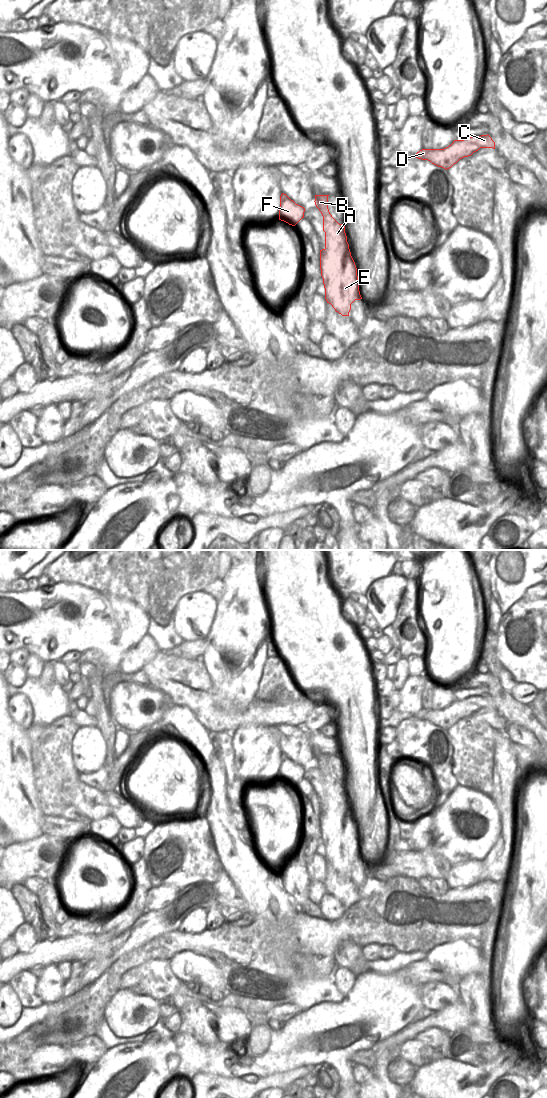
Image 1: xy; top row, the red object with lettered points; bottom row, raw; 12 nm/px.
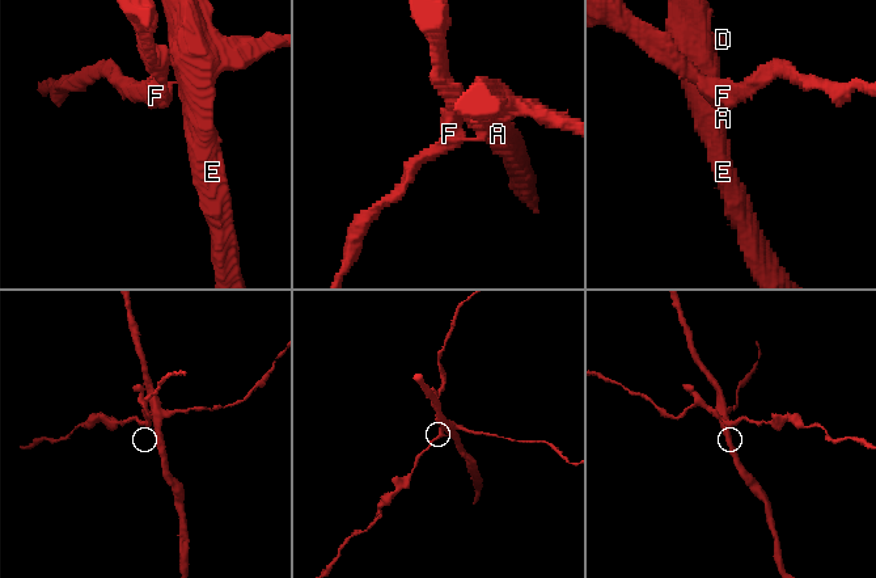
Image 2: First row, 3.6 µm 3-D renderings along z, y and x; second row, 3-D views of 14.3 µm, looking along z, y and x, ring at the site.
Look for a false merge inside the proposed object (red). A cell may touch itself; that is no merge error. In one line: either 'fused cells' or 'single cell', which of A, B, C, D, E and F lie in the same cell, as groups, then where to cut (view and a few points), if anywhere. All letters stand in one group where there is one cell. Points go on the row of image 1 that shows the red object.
fused cells; groups A B C D E / F; cut xy (315, 196), (327, 197)

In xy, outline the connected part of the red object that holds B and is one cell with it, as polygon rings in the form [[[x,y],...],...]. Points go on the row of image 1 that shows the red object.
[[[315,197],[314,202],[323,216],[325,232],[325,248],[320,250],[320,269],[325,299],[336,312],[342,316],[349,316],[351,304],[362,297],[345,226],[339,224],[330,214],[328,197]]]

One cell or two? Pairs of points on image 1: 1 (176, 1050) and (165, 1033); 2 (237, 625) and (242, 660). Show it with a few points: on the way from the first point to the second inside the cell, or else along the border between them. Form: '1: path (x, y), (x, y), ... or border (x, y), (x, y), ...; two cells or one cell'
1: border (174, 1034), (165, 1040), (160, 1040); two cells
2: path (238, 634), (238, 651); one cell

